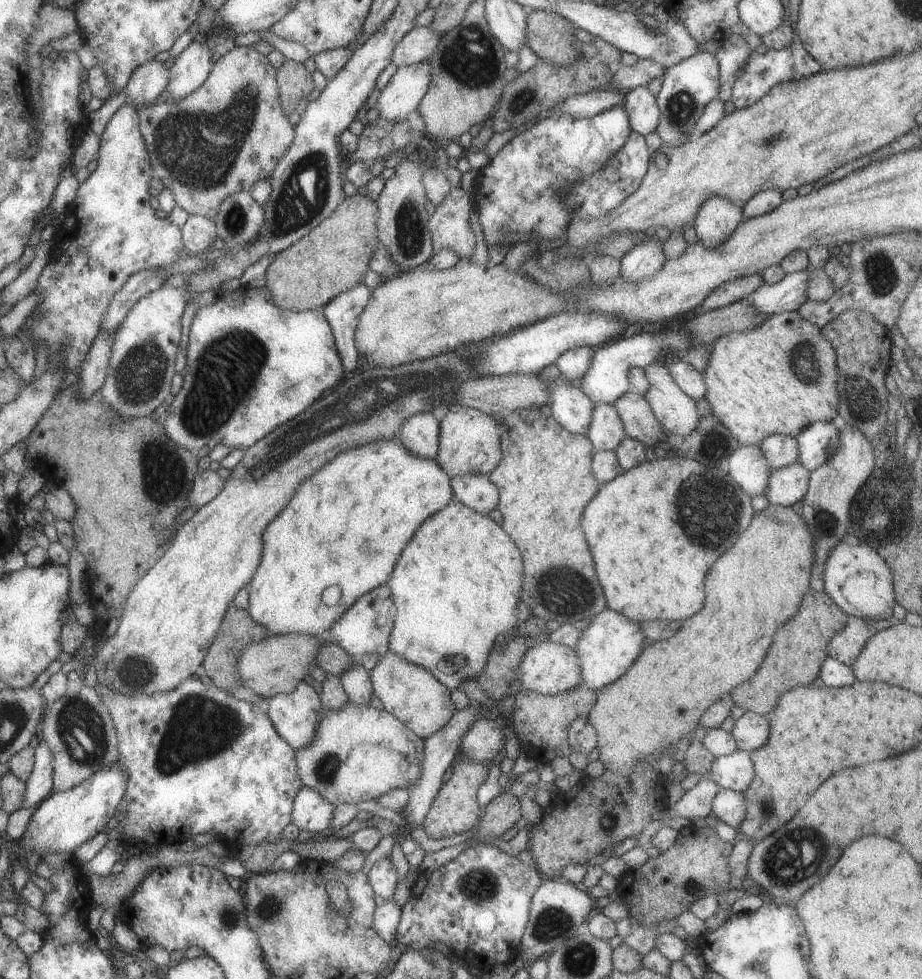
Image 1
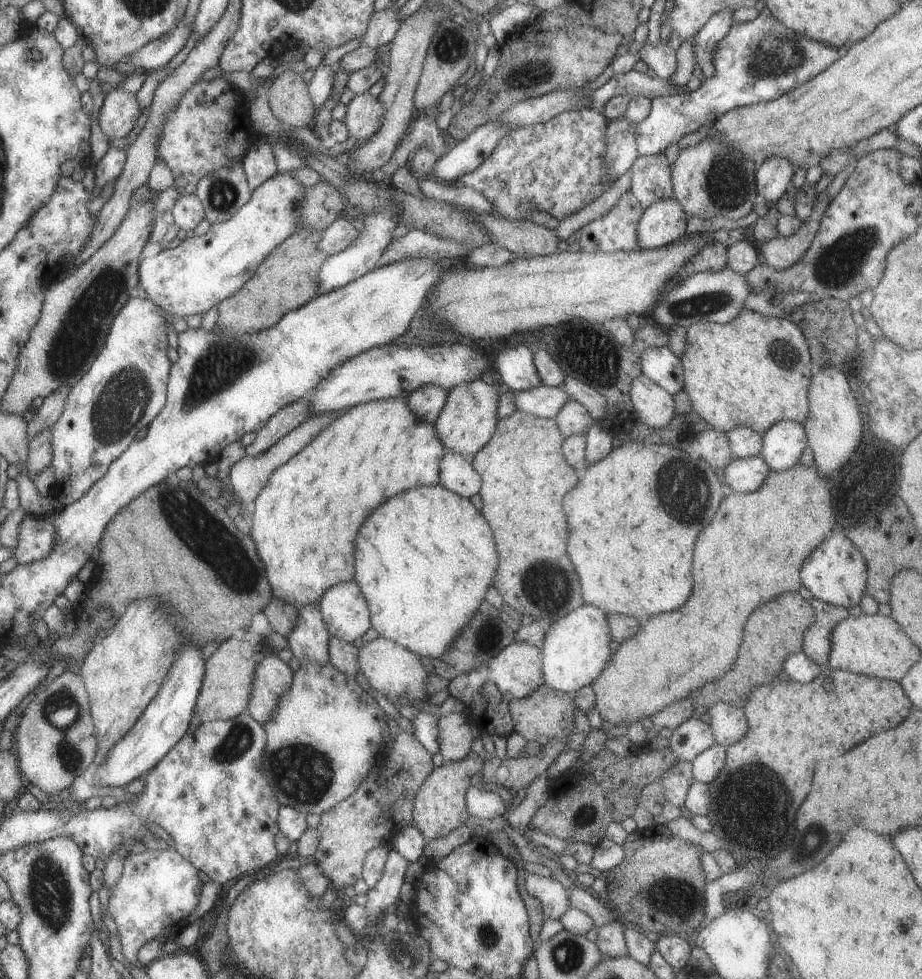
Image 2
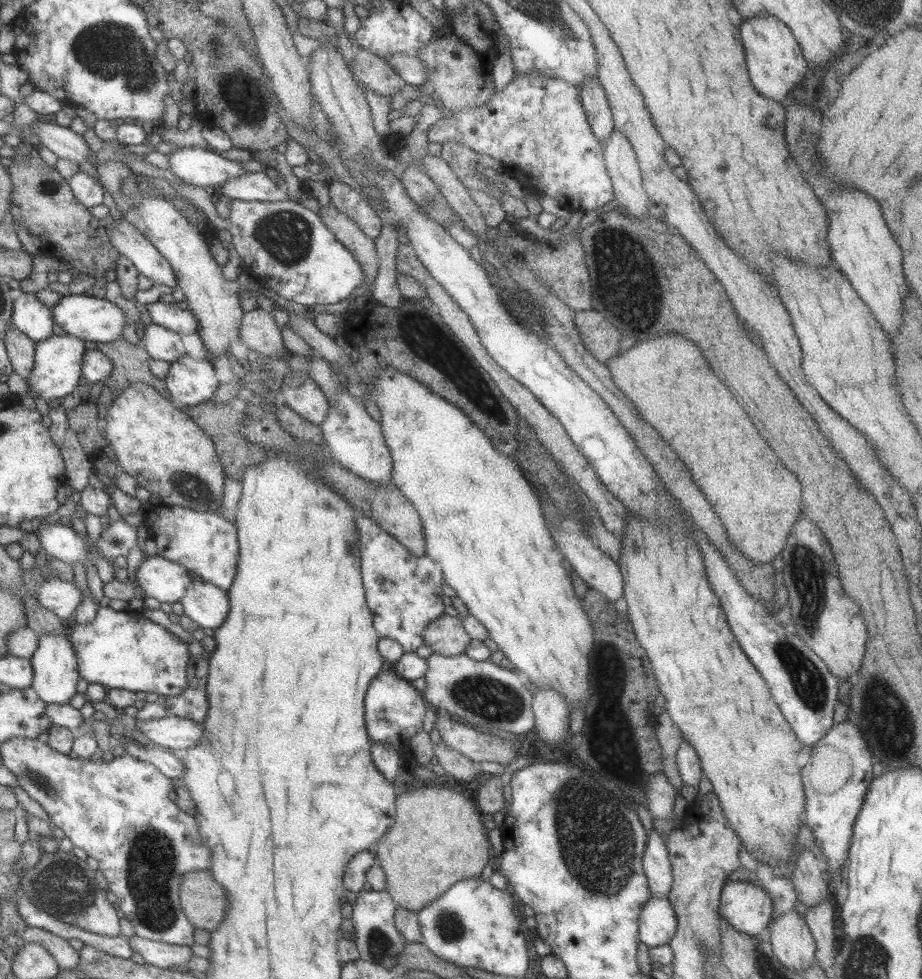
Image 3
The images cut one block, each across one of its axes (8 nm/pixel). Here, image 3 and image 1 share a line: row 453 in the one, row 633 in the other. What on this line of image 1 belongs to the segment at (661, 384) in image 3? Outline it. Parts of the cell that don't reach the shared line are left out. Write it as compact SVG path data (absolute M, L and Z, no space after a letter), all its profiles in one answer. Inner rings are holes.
M770 503L766 508L766 518L764 518L764 512L754 514L752 524L746 528L746 532L740 534L736 544L724 556L720 556L716 560L716 564L710 568L710 572L706 572L706 580L704 580L704 584L706 584L706 604L704 604L704 610L700 610L696 616L684 620L682 630L678 630L670 640L662 640L662 642L654 642L654 644L646 646L644 652L638 656L638 660L628 668L628 671L623 676L620 676L613 684L607 685L598 691L597 702L593 705L588 720L597 733L598 758L602 760L607 770L618 775L628 776L640 760L645 760L648 756L653 755L655 750L662 748L675 750L676 744L698 727L702 714L709 707L712 707L712 704L730 696L730 690L734 686L738 686L740 682L744 682L744 680L748 680L748 678L752 678L756 674L756 670L760 668L760 664L762 664L762 660L764 660L764 656L768 652L768 646L772 644L774 632L778 630L778 626L782 626L788 618L792 618L798 612L800 602L803 600L802 596L807 594L806 590L811 590L810 576L814 560L814 538L810 533L808 524L800 514L794 512L794 508Z

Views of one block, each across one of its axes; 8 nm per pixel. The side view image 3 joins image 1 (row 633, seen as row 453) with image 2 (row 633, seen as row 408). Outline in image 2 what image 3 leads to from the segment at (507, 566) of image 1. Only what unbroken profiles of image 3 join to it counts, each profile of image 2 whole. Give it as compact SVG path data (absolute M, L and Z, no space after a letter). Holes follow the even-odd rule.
M441 484L436 486L421 486L414 489L408 489L406 492L398 493L382 506L378 506L372 516L366 520L366 524L360 528L358 540L356 540L356 564L355 580L361 588L364 598L367 600L371 614L371 627L378 632L380 637L384 637L404 648L411 650L421 658L428 657L437 659L451 647L451 644L459 637L461 630L472 620L472 617L478 613L480 603L485 598L488 588L494 582L494 574L498 568L498 551L495 536L490 530L490 524L486 518L474 508L474 504L466 497L453 493L444 488Z

